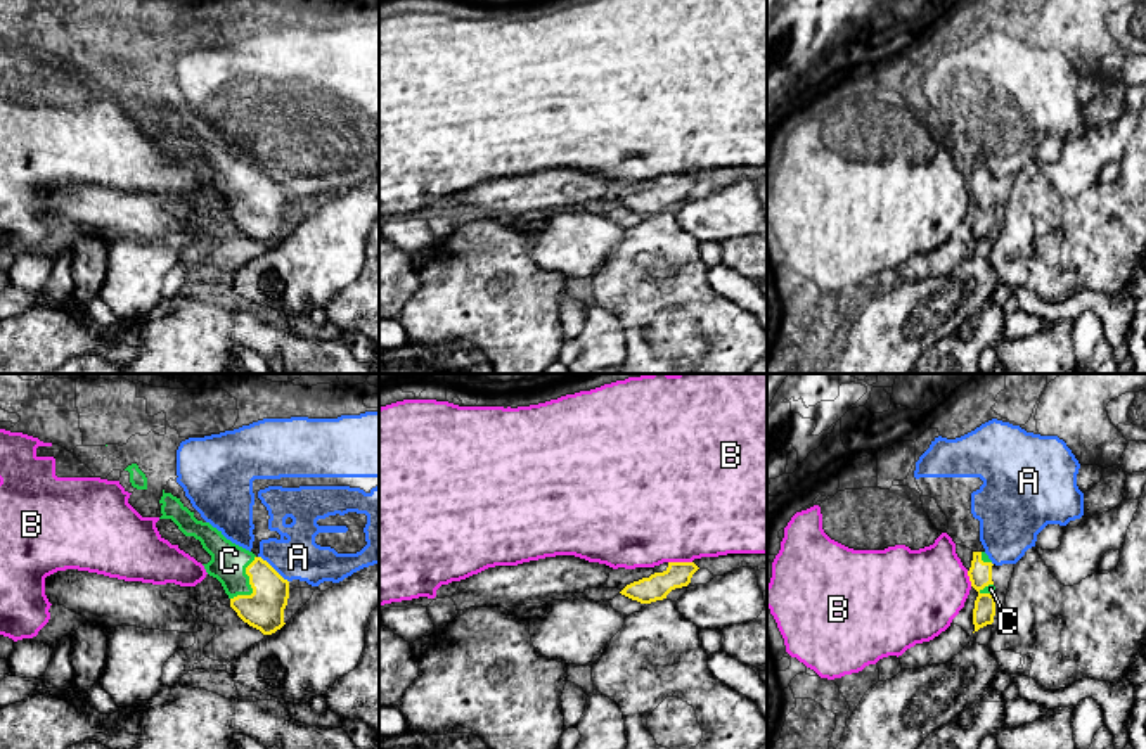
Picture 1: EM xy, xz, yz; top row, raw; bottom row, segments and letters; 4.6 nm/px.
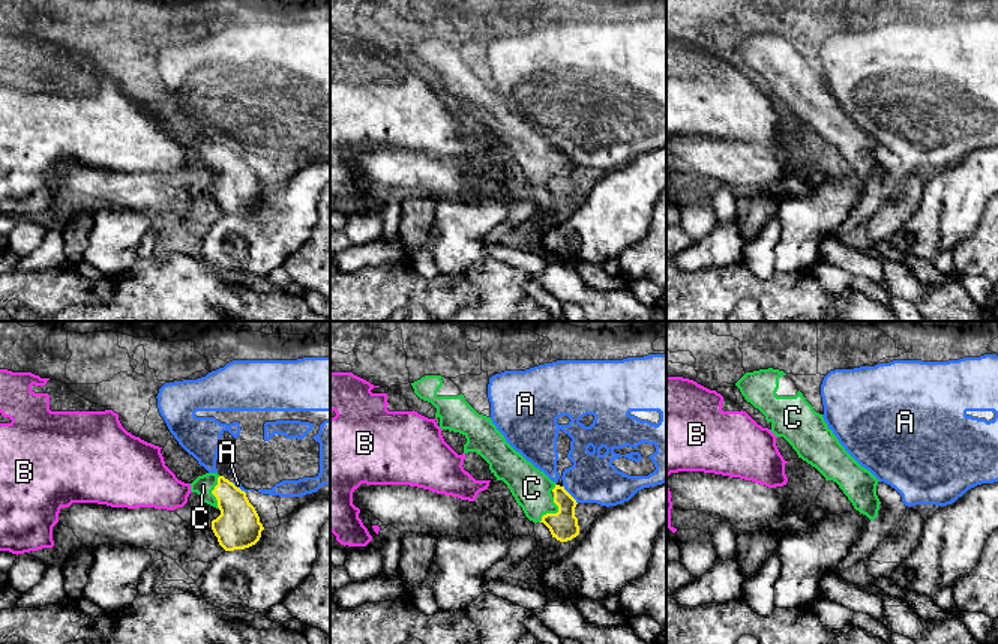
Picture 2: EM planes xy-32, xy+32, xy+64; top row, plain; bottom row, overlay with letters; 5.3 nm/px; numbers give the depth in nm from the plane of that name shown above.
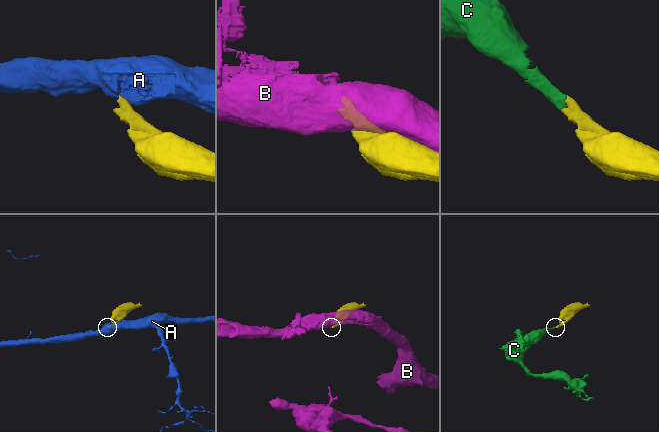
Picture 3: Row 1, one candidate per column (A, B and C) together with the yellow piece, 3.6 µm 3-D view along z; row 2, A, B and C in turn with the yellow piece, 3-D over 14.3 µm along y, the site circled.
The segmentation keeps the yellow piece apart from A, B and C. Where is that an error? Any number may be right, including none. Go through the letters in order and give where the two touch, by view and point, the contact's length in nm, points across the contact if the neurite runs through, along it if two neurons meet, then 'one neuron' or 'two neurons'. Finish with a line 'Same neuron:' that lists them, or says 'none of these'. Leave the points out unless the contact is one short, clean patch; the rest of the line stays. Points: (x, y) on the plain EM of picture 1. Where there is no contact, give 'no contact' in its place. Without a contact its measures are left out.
A: xy (272, 180) | 190 nm | along xy (258, 168), (288, 194) | two neurons
B: xz (681, 175) | 110 nm | two neurons
C: xy (250, 196) | 240 nm | across xy (263, 222), (257, 203), (250, 196), (229, 173) | one neuron
Same neuron: C

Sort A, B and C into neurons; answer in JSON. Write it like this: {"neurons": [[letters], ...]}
{"neurons": [["A"], ["B"], ["C"]]}

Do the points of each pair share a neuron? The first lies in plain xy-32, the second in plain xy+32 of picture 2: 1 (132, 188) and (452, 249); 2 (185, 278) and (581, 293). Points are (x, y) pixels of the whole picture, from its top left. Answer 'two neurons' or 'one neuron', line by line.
1: two neurons
2: one neuron

